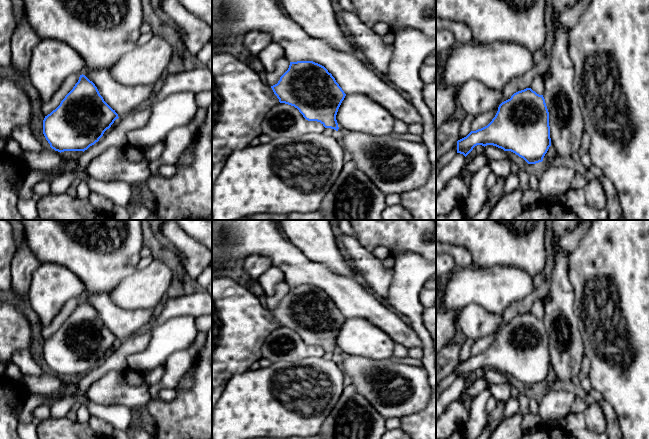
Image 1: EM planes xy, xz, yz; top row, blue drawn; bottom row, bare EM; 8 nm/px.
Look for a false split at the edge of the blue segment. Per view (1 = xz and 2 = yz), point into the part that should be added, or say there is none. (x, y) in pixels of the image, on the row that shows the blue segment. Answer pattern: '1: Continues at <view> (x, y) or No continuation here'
1: No continuation here
2: No continuation here

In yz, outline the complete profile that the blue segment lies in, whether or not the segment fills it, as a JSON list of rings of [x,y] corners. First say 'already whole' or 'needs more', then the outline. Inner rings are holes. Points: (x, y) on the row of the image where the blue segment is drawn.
already whole | [[[531,88],[514,93],[510,99],[499,105],[495,117],[487,126],[471,131],[457,141],[457,153],[466,157],[477,145],[493,145],[504,151],[511,151],[528,164],[542,162],[551,146],[549,112],[543,95],[537,94]]]

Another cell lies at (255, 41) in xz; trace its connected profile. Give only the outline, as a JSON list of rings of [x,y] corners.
[[[251,31],[244,35],[243,48],[247,49],[252,56],[257,56],[266,46],[272,43],[271,36],[268,33],[260,31]]]

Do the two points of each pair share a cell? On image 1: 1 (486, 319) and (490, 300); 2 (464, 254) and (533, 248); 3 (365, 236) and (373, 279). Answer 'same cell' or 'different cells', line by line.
1: different cells
2: different cells
3: different cells

